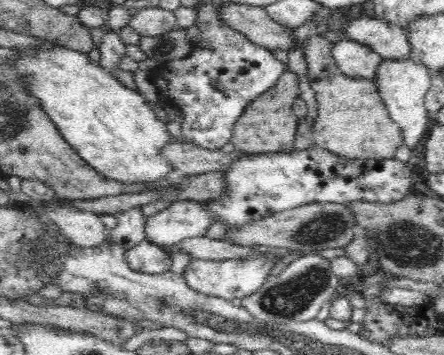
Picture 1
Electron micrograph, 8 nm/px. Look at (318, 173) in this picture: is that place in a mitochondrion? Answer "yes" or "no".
no

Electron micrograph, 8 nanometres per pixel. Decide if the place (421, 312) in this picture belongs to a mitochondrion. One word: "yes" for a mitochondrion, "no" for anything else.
no

